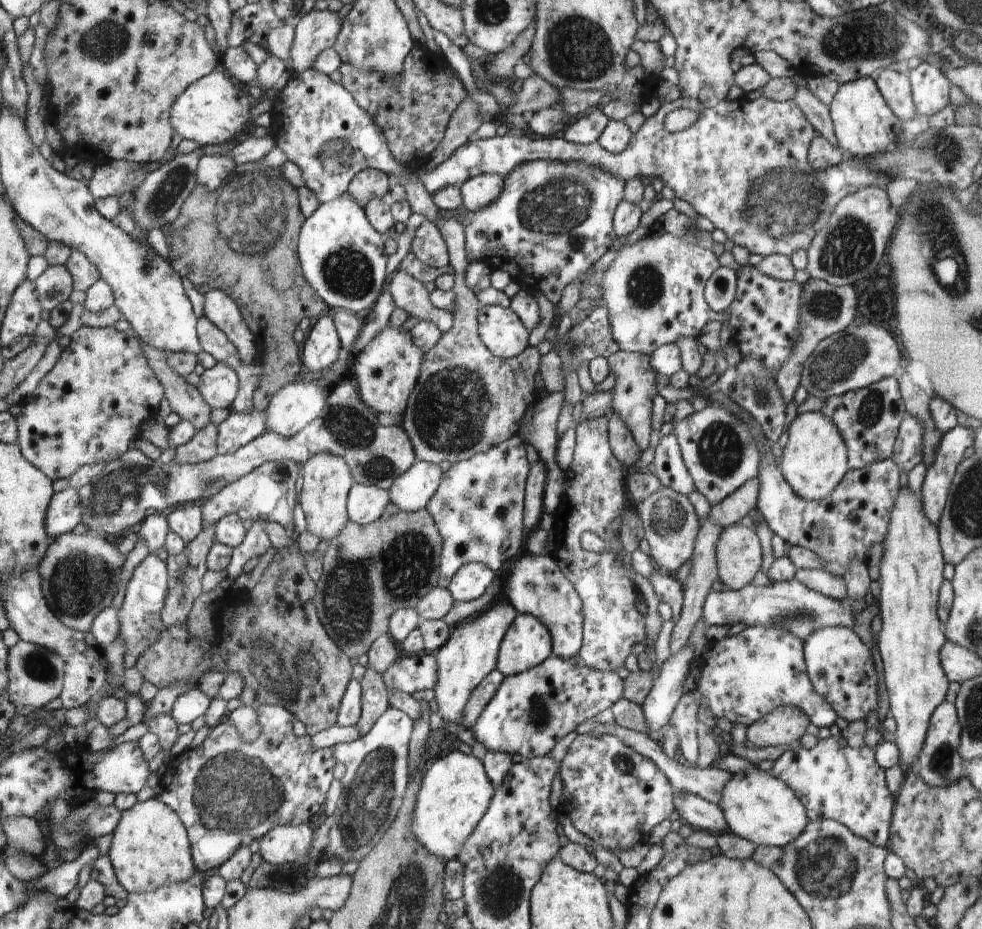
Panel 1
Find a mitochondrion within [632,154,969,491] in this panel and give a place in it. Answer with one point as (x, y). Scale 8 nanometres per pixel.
(843, 244)

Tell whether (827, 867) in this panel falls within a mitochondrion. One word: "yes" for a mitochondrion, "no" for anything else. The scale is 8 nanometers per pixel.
yes

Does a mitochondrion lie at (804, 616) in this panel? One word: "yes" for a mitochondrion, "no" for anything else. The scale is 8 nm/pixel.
yes

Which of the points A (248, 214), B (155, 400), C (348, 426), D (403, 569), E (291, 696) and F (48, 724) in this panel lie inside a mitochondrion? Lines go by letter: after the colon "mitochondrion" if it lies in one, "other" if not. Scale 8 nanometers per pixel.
A: mitochondrion
B: other
C: mitochondrion
D: mitochondrion
E: mitochondrion
F: other

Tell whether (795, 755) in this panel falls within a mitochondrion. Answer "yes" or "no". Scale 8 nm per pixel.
no

